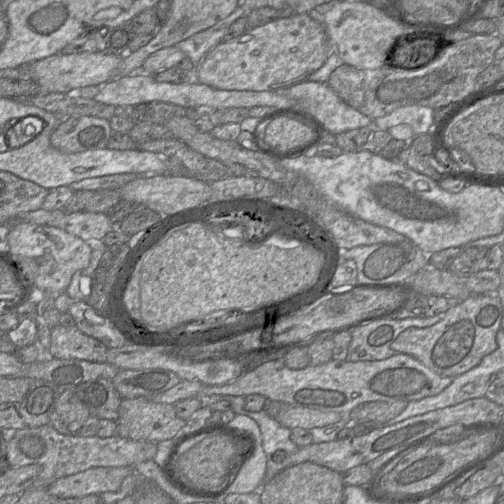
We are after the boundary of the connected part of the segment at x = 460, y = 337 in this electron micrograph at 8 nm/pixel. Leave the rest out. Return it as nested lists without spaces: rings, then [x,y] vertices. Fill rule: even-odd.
[[[497,294],[470,295],[444,314],[436,316],[440,316],[440,321],[430,327],[410,327],[401,332],[391,344],[395,354],[410,355],[433,372],[455,378],[476,367],[486,355],[497,349],[496,335],[501,329],[502,320],[502,304]]]

